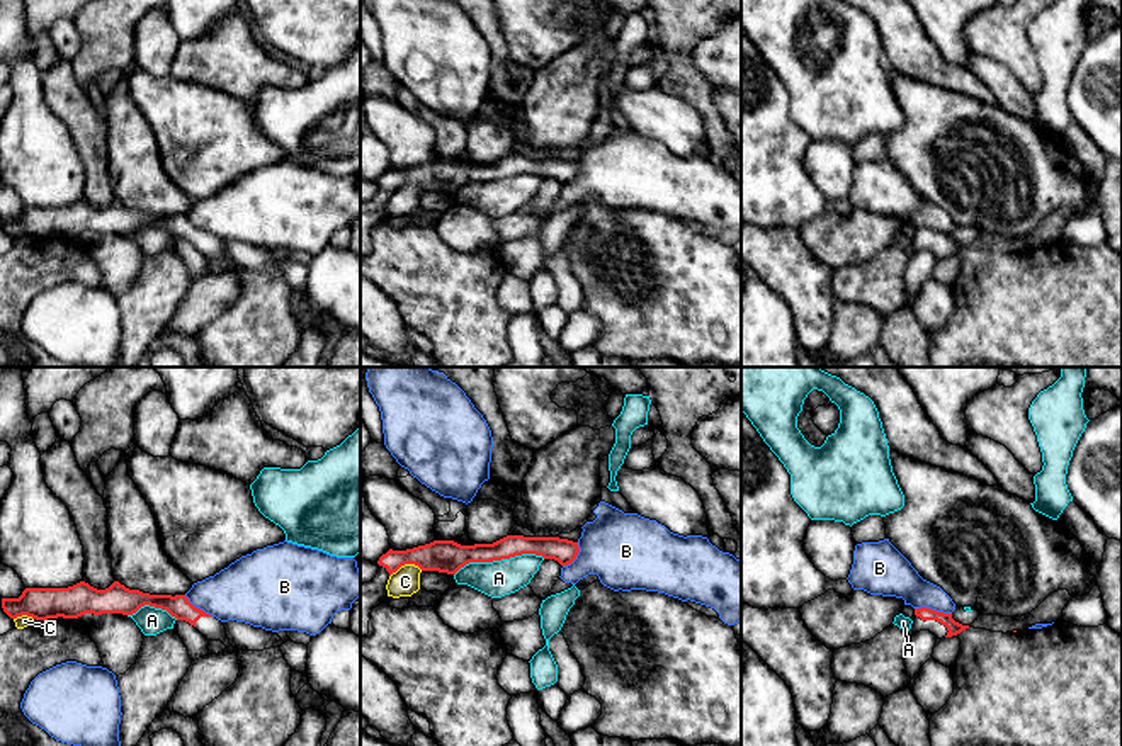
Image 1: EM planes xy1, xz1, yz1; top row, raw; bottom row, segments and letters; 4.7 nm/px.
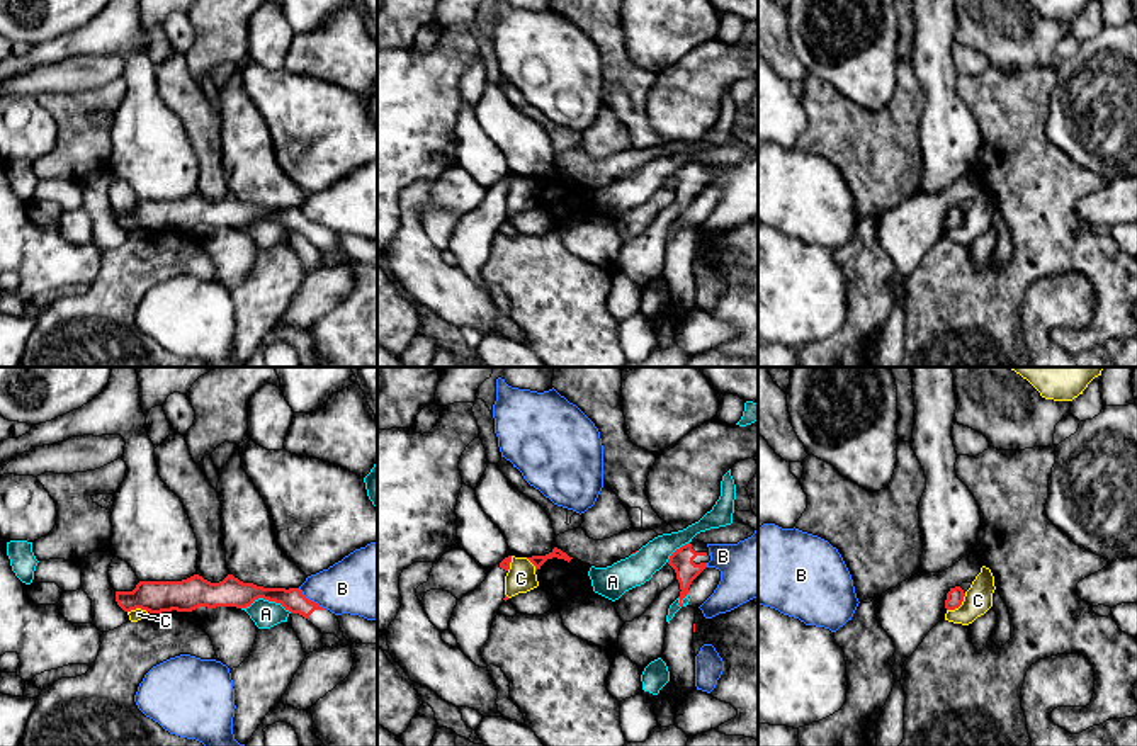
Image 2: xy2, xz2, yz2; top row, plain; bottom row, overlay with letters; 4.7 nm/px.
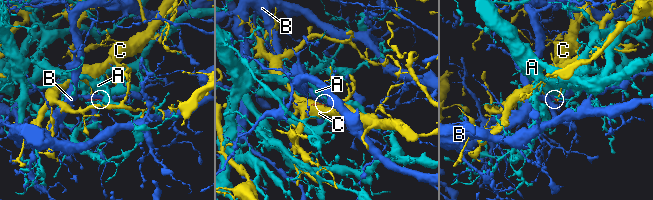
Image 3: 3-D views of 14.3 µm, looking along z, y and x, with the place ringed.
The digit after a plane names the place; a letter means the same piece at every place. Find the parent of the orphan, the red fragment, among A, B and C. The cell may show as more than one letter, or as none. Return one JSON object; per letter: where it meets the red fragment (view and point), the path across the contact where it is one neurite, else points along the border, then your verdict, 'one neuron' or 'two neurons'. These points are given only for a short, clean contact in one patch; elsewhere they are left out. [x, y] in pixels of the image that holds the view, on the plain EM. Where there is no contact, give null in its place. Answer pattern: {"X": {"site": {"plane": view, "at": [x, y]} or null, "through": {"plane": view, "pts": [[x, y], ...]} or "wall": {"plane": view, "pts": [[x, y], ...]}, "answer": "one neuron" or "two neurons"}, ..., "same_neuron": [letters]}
{"A": {"site": {"plane": "xz1", "at": [498, 179]}, "answer": "two neurons"}, "B": {"site": {"plane": "yz1", "at": [934, 230]}, "answer": "two neurons"}, "C": {"site": {"plane": "xz1", "at": [405, 182]}, "wall": {"plane": "xz1", "pts": [[422, 189], [413, 184], [402, 184], [390, 196]]}, "answer": "two neurons"}, "same_neuron": []}

